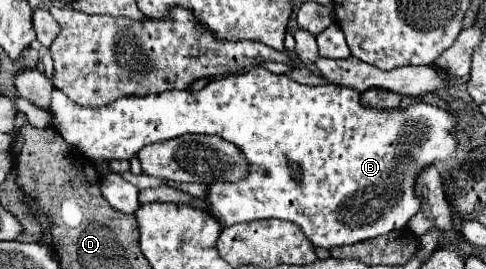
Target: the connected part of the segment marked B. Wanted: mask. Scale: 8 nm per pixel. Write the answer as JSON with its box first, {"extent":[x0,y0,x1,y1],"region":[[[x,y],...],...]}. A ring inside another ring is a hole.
{"extent":[52,67,456,249],"region":[[[252,67],[240,75],[212,79],[200,91],[170,89],[146,97],[128,95],[96,109],[76,107],[64,93],[53,89],[52,123],[84,157],[102,161],[130,159],[144,145],[186,133],[218,135],[244,153],[248,173],[236,183],[216,181],[208,187],[204,201],[210,215],[224,227],[256,219],[286,219],[300,225],[304,235],[316,247],[324,249],[352,245],[406,227],[406,221],[418,211],[418,197],[414,197],[414,177],[418,175],[418,169],[456,155],[456,139],[452,135],[456,117],[438,105],[422,101],[404,111],[376,111],[362,107],[360,93],[354,93],[352,89],[338,85],[300,85],[286,75],[274,75],[262,67]],[[288,163],[298,163],[302,167],[300,181],[290,177]]]}

